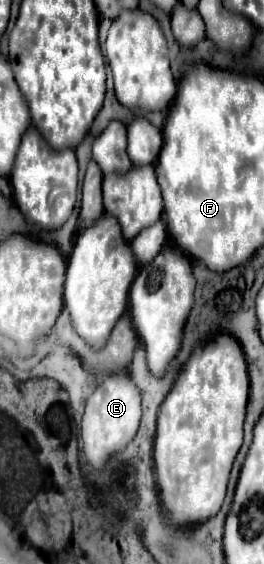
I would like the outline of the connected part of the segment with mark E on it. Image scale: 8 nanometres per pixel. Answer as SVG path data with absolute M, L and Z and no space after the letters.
M127 372L107 376L89 396L81 422L83 452L95 472L101 472L113 454L125 450L125 446L137 434L139 420L141 420L141 396L131 376Z

